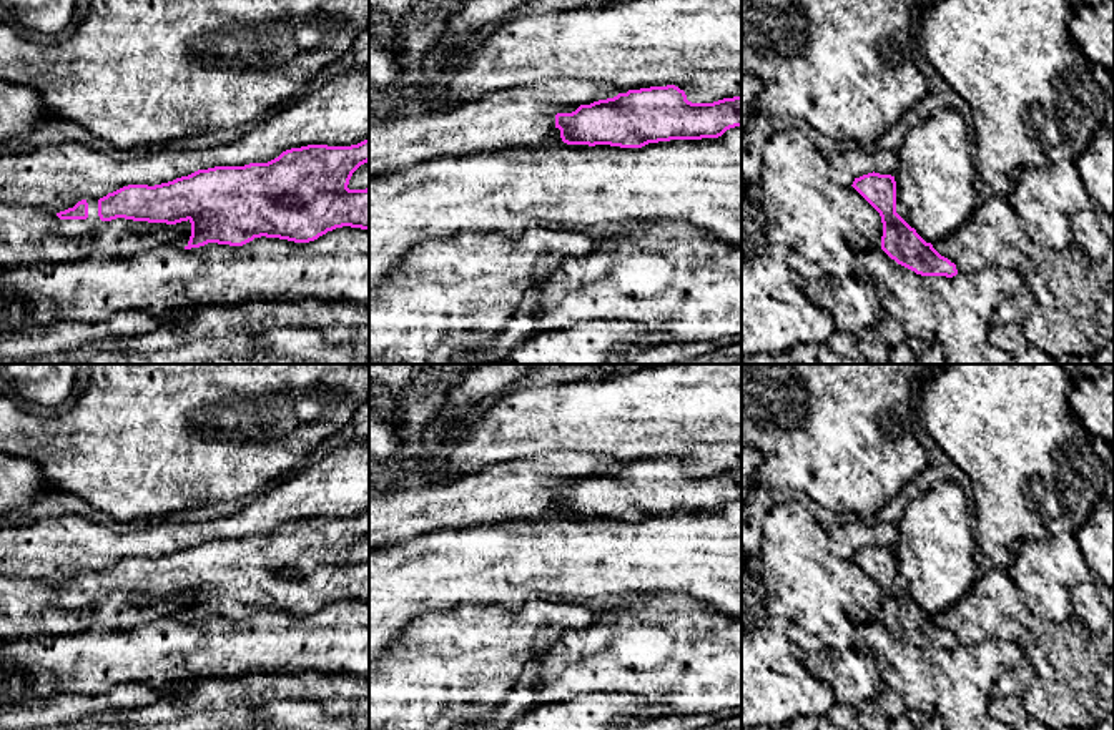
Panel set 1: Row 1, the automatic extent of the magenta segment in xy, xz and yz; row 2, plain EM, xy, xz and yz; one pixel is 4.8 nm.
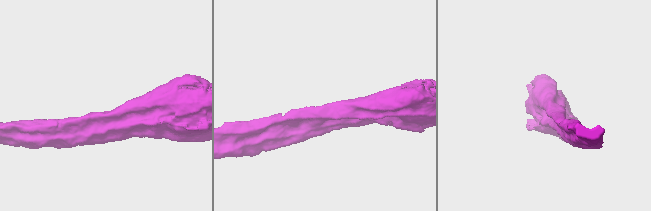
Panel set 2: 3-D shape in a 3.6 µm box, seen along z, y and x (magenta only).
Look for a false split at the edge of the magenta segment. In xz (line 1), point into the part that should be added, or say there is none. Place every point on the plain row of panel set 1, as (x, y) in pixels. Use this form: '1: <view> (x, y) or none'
1: none

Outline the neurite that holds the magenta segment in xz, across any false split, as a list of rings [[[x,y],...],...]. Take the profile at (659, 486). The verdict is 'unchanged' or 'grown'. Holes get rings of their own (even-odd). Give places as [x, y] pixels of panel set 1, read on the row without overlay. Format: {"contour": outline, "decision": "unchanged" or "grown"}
{"contour": [[[675,457],[628,462],[555,487],[564,515],[589,519],[718,511],[735,499],[742,499],[742,469],[692,476]]], "decision": "unchanged"}

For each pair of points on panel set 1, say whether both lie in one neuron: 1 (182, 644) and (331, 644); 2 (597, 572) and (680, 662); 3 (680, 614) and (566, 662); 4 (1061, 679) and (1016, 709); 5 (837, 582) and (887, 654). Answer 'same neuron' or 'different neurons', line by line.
1: same neuron
2: different neurons
3: same neuron
4: different neurons
5: different neurons

